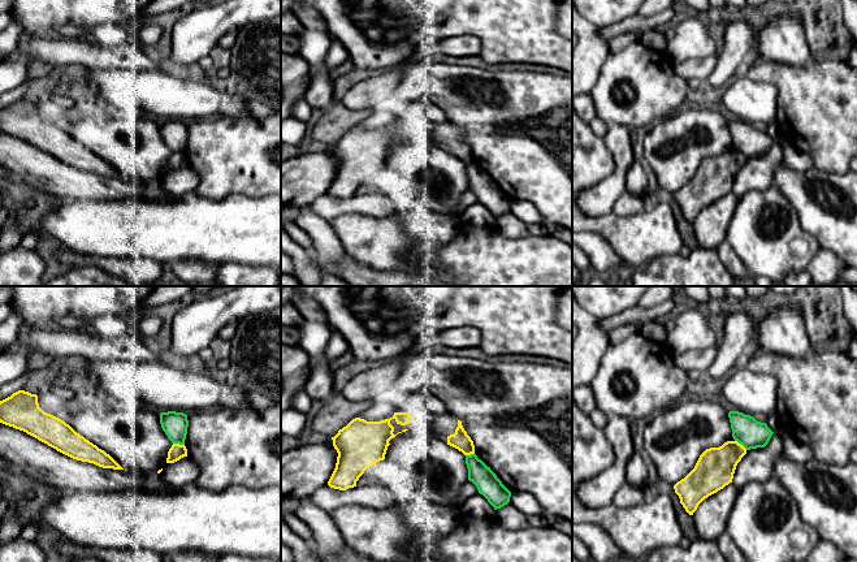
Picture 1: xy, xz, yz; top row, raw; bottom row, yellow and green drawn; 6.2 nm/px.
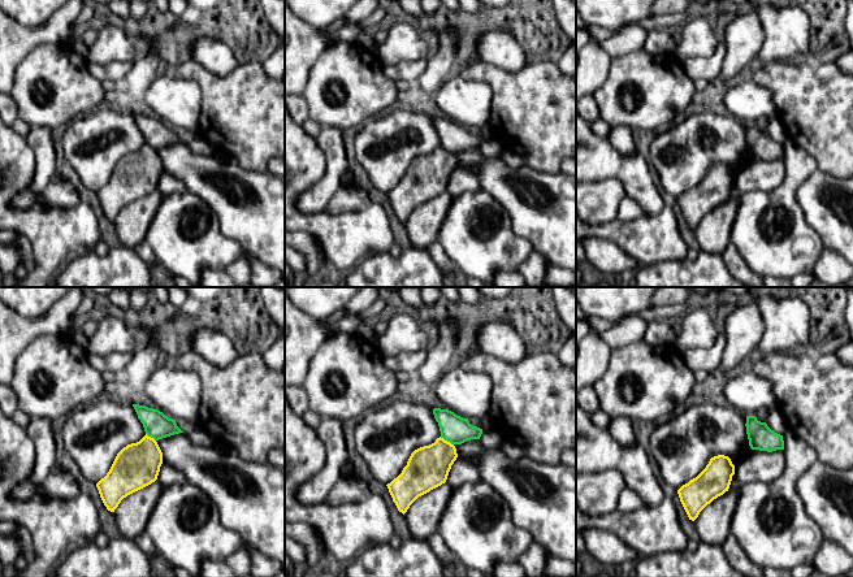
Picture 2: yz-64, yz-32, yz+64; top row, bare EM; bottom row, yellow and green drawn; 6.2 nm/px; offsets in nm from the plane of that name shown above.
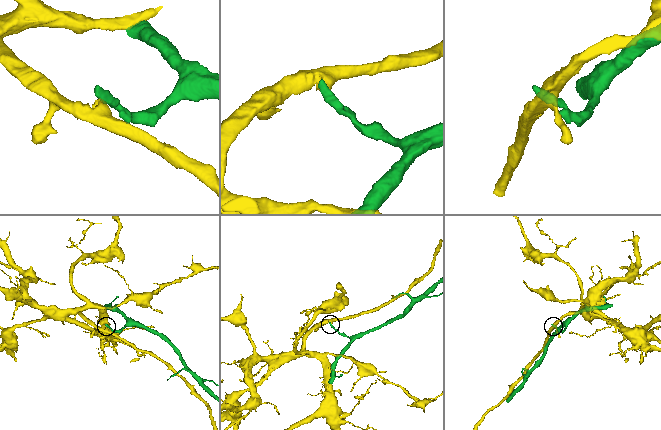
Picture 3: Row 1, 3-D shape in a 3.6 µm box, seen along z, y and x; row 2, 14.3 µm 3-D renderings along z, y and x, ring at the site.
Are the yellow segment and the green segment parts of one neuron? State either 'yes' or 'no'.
no

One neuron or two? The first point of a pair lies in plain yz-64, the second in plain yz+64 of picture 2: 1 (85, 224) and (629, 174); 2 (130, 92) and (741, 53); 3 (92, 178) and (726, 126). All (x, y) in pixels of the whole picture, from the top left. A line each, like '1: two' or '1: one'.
1: one
2: one
3: one

